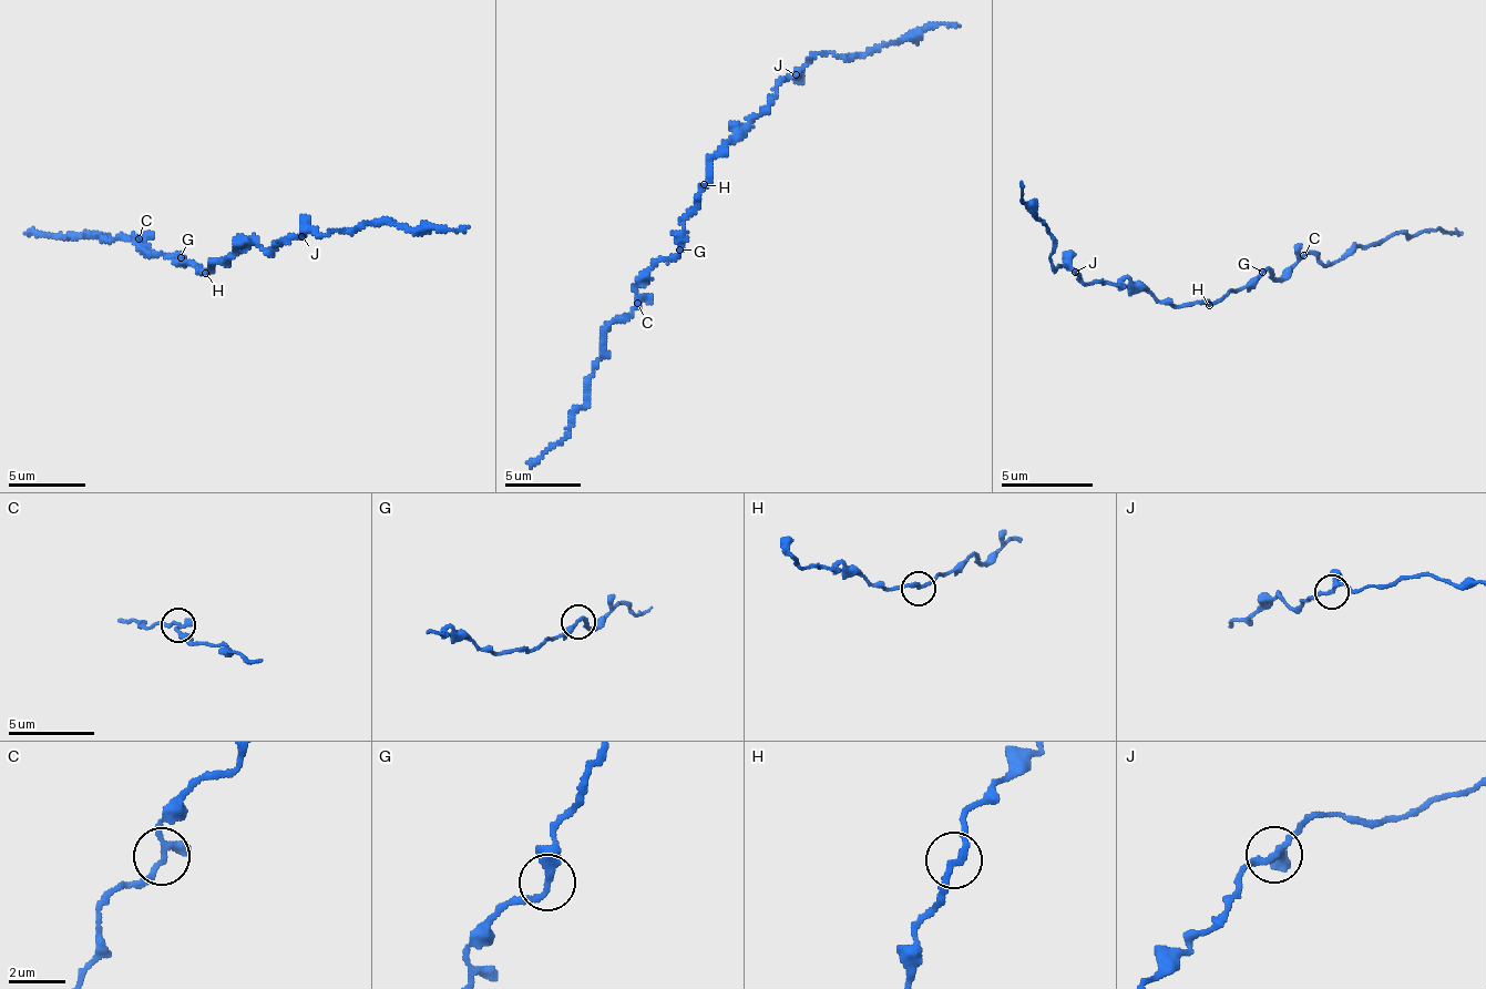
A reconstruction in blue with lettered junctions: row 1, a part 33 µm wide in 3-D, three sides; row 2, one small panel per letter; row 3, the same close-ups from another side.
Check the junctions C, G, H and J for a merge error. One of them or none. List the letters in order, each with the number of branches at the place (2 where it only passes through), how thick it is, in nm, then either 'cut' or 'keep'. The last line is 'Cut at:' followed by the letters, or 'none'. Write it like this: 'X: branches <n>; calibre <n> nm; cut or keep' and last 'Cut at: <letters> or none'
C: branches 3; calibre 200 nm; keep
G: branches 2; calibre 240 nm; keep
H: branches 2; calibre 200 nm; keep
J: branches 3; calibre 220 nm; keep
Cut at: none

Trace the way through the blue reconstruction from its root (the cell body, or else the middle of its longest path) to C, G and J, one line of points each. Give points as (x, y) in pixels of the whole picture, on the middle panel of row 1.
C: (704, 186), (696, 197), (695, 207), (684, 223), (683, 244), (667, 260), (656, 260), (636, 291), (636, 303)
G: (704, 186), (696, 197), (695, 207), (684, 223), (683, 244), (679, 250)
J: (704, 186), (715, 152), (769, 103), (780, 83), (796, 74)

